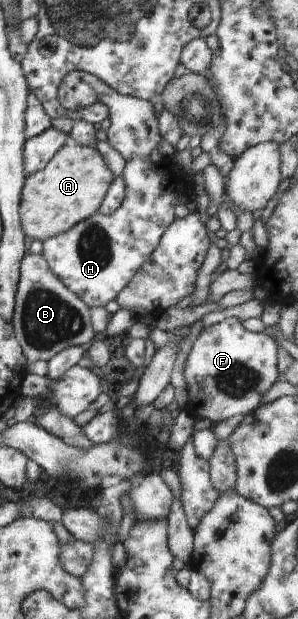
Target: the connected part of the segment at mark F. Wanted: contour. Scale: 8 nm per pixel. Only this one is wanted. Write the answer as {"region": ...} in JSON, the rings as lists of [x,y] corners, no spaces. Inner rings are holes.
{"region":[[[228,317],[215,325],[202,327],[186,358],[184,378],[187,382],[188,402],[194,404],[194,420],[208,418],[217,424],[240,414],[246,416],[260,406],[264,392],[280,379],[277,367],[278,343],[266,332],[253,333],[244,329],[241,323],[236,317]]]}

